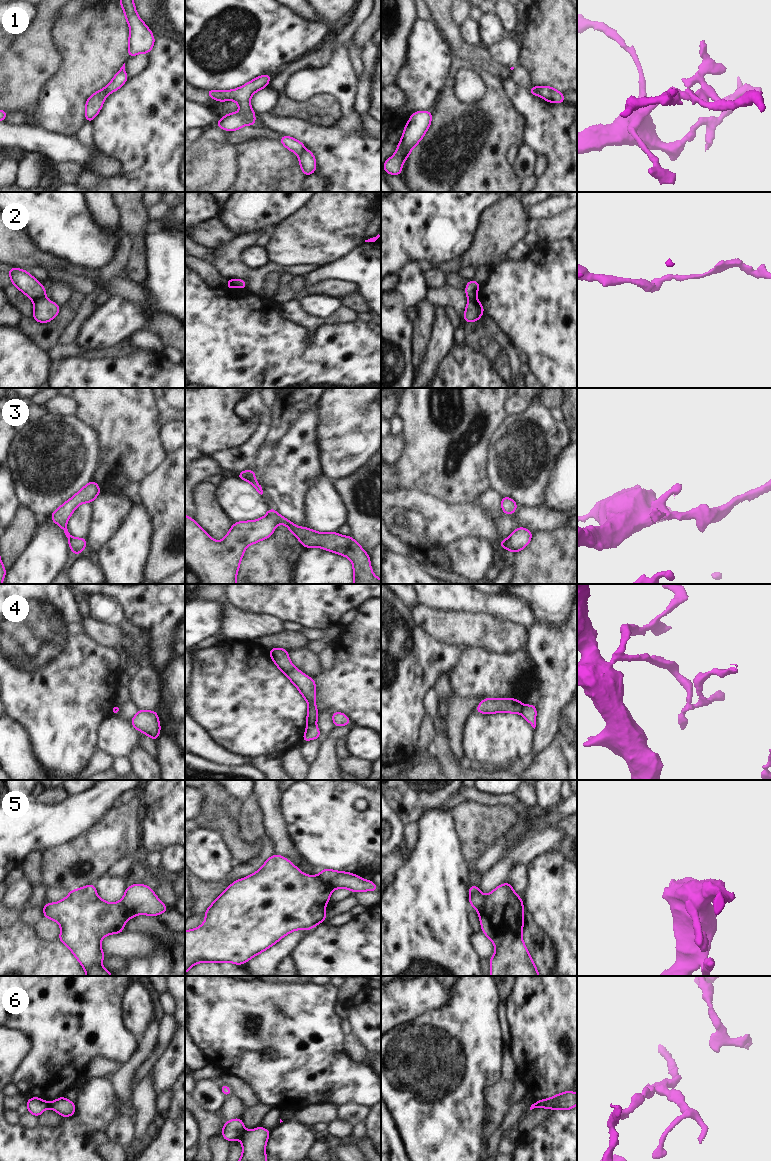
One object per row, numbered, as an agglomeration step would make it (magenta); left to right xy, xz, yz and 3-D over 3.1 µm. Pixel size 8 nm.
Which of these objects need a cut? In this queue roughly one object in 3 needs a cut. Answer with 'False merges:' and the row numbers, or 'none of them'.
False merges: 1, 2, 4, 5, 6

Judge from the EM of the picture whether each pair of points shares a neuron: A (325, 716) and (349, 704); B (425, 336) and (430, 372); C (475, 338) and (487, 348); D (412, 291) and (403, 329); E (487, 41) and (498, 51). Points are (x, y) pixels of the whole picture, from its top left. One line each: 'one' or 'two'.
A: two
B: two
C: one
D: one
E: two

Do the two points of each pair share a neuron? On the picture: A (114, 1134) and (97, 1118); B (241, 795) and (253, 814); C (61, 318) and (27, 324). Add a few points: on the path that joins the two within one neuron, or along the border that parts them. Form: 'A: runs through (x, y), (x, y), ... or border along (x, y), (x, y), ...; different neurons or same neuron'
A: border along (119, 1112), (103, 1130); different neurons
B: border along (251, 791), (242, 802); different neurons
C: runs through (53, 326), (51, 328), (35, 328); same neuron

